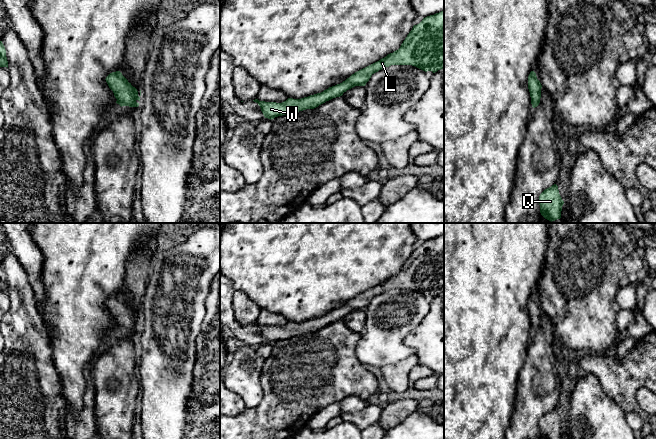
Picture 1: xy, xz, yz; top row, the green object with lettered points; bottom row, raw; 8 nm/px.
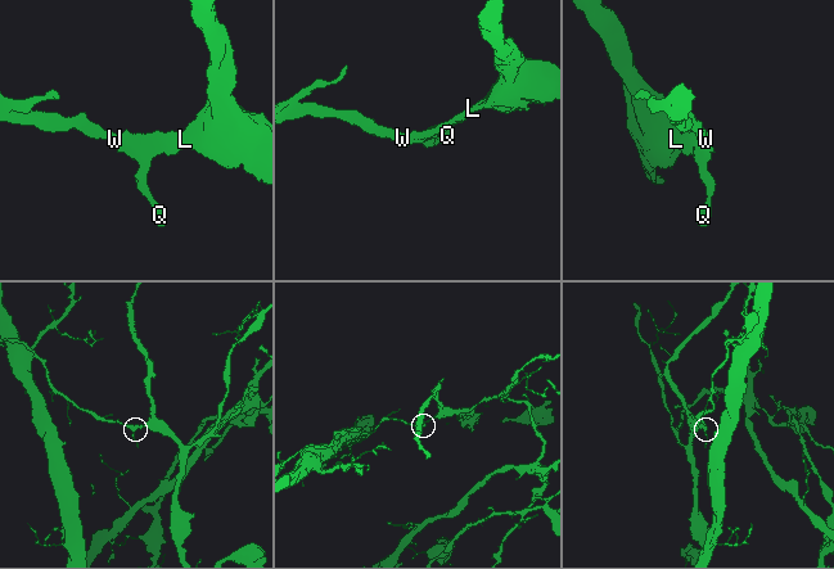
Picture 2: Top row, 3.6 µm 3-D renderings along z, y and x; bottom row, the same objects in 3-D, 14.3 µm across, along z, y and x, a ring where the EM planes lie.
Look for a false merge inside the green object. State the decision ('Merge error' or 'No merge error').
Merge error

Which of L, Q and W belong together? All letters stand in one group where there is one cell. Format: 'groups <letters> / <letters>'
groups L / Q W

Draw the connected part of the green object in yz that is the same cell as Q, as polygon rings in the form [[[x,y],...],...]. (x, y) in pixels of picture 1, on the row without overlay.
[[[556,408],[545,413],[539,420],[541,439],[561,439],[563,428]]]

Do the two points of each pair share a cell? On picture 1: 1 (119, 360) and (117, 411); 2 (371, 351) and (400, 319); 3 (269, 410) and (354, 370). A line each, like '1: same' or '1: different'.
1: same
2: same
3: same

